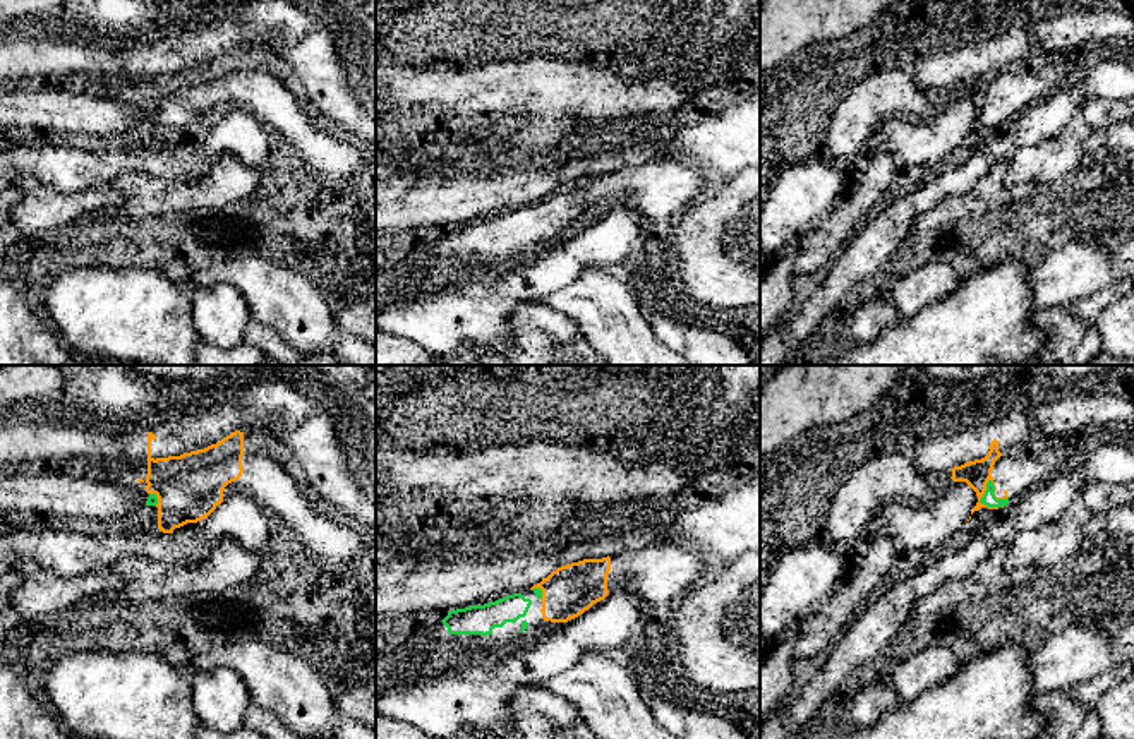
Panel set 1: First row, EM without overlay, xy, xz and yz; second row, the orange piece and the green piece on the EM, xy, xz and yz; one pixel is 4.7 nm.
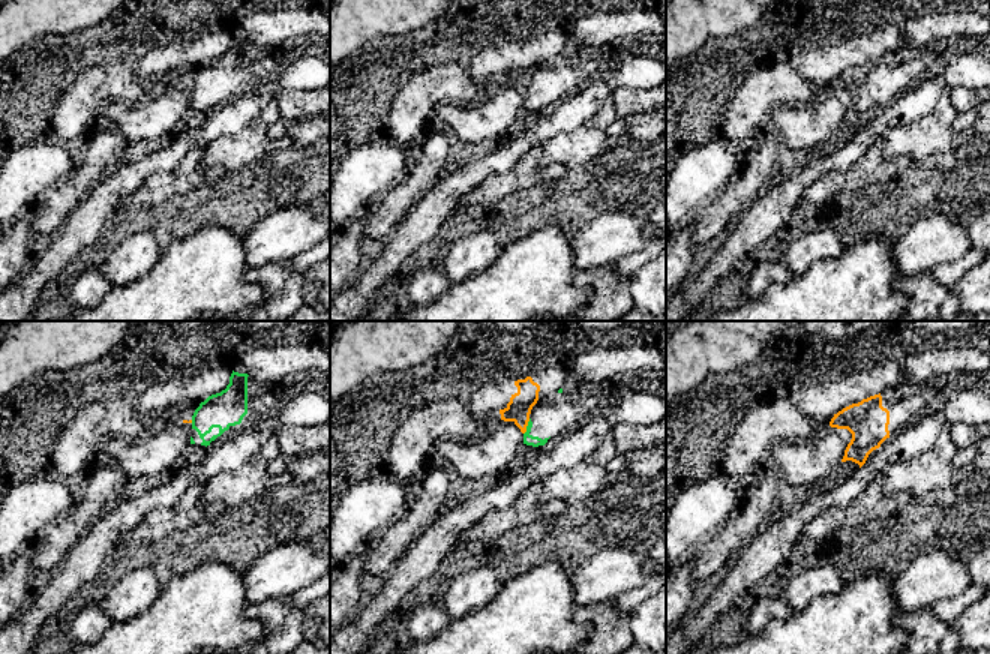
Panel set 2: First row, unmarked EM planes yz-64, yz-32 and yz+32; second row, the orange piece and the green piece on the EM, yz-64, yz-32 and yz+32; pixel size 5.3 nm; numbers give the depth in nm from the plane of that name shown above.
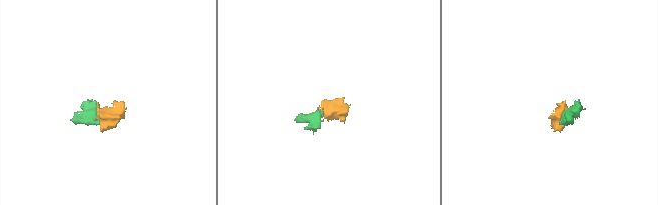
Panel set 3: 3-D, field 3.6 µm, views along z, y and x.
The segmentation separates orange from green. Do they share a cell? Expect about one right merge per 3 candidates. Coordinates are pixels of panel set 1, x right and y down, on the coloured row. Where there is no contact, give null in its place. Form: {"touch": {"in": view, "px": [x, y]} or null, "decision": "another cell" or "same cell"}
{"touch": {"in": "yz", "px": [994, 484]}, "decision": "same cell"}

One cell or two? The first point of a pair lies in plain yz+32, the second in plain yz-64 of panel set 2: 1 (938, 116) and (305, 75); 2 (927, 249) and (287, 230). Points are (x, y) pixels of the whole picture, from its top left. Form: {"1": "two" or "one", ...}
{"1": "two", "2": "one"}

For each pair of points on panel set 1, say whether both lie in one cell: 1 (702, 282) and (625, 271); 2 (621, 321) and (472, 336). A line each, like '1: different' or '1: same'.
1: same
2: different

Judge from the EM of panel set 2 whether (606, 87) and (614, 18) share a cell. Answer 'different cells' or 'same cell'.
different cells

